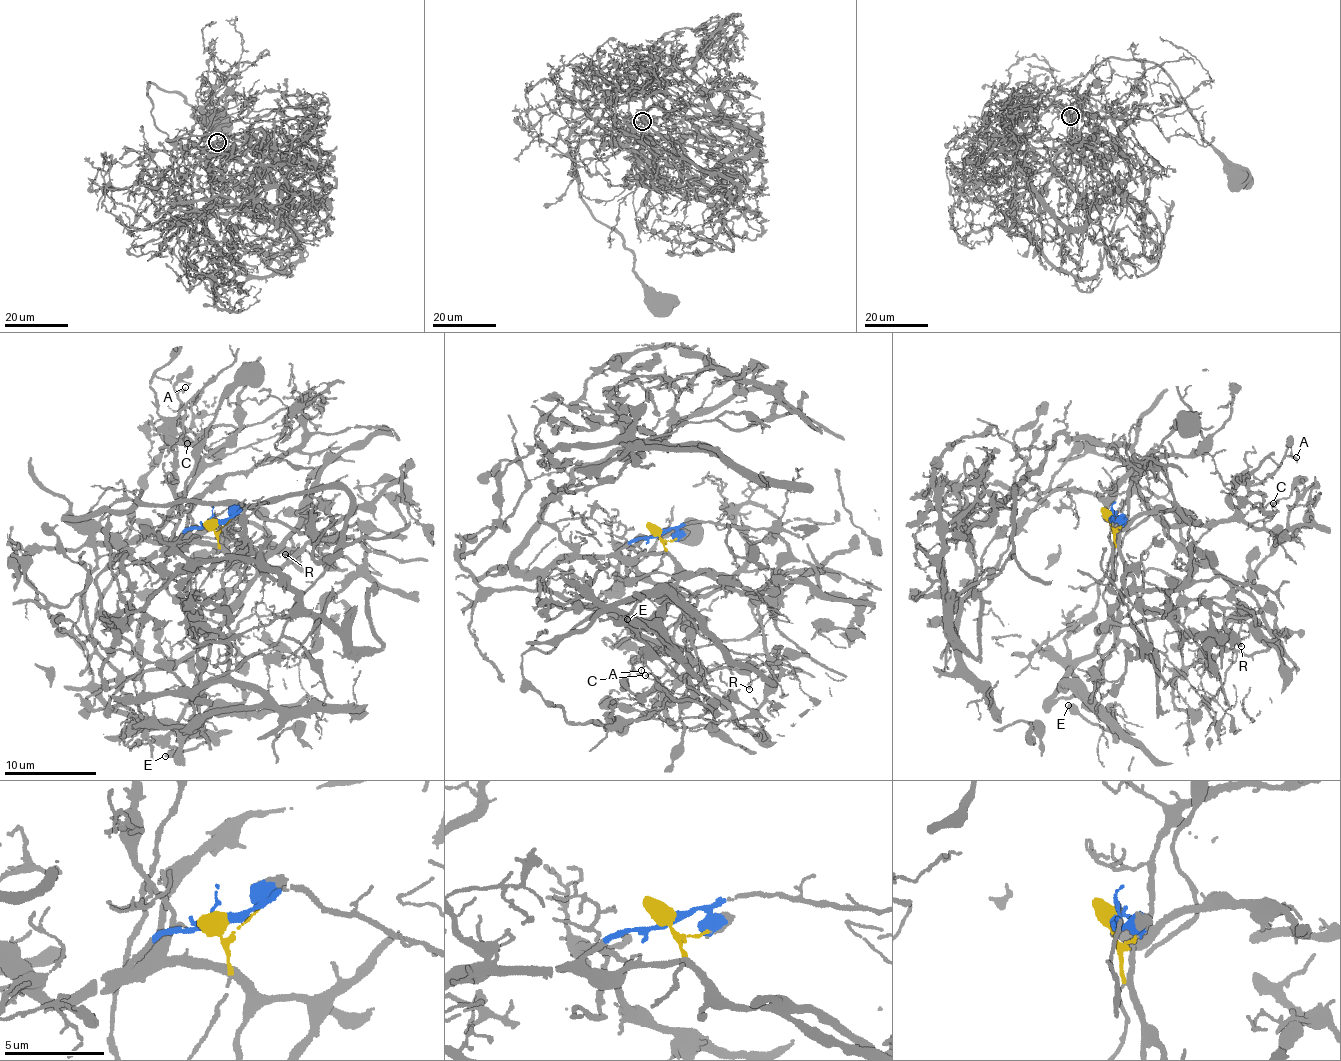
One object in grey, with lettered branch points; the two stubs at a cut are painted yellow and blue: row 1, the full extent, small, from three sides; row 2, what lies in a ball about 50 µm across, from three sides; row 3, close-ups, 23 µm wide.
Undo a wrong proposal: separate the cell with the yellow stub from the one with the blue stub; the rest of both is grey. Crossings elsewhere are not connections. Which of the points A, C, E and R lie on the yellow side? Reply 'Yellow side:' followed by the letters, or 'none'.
Yellow side: E, R

